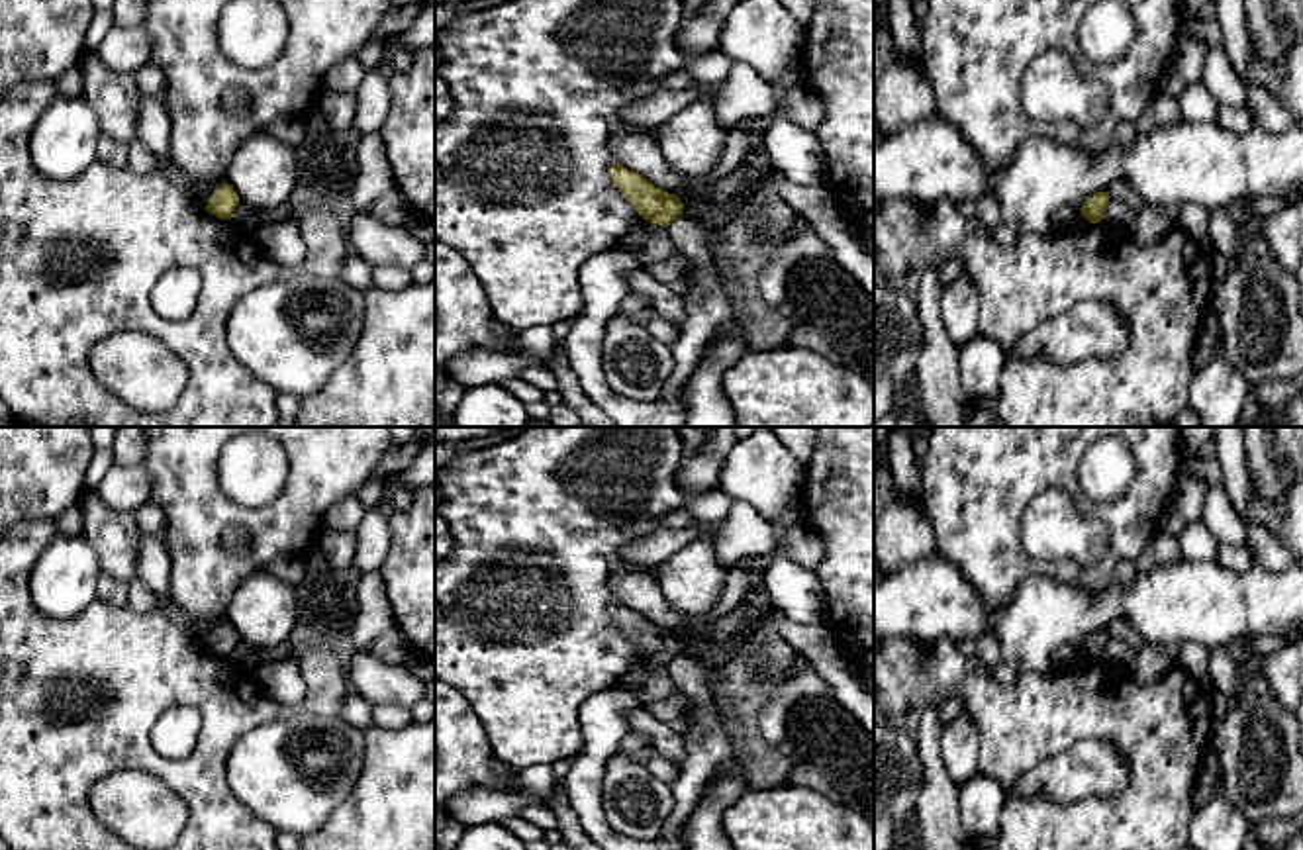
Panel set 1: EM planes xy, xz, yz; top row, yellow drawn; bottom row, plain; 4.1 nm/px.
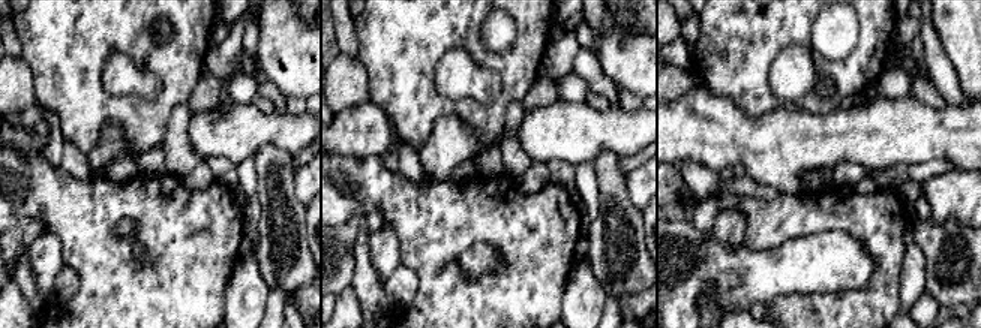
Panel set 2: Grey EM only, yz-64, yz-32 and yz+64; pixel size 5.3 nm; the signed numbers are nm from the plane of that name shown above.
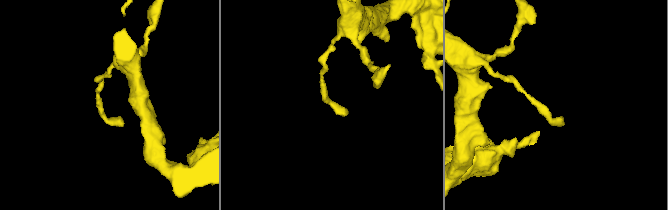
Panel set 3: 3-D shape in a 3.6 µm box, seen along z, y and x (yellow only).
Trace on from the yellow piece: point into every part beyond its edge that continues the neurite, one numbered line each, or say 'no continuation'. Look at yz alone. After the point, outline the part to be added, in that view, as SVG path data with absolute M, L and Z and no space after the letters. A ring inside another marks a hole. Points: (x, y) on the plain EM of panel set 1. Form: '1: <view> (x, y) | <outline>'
no continuation

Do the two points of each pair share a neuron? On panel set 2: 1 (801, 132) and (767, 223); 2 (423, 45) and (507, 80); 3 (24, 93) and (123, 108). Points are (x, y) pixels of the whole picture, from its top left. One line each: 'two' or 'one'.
1: two
2: one
3: two

